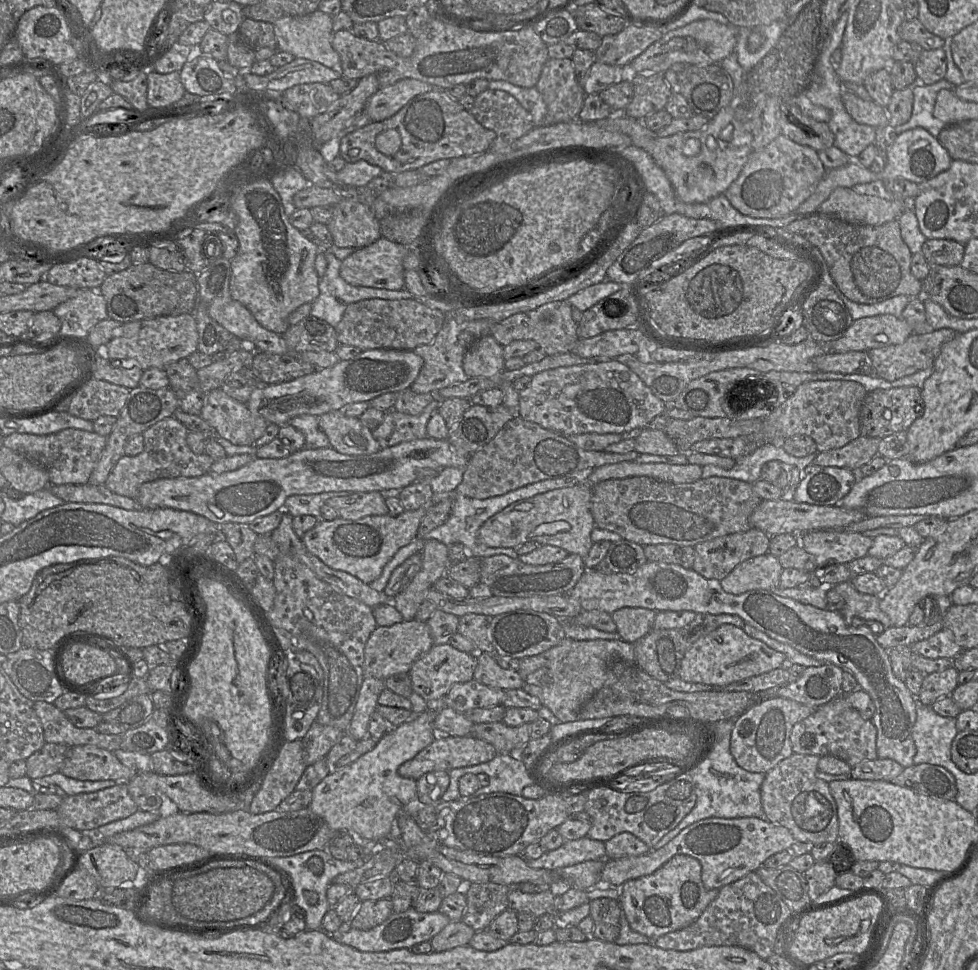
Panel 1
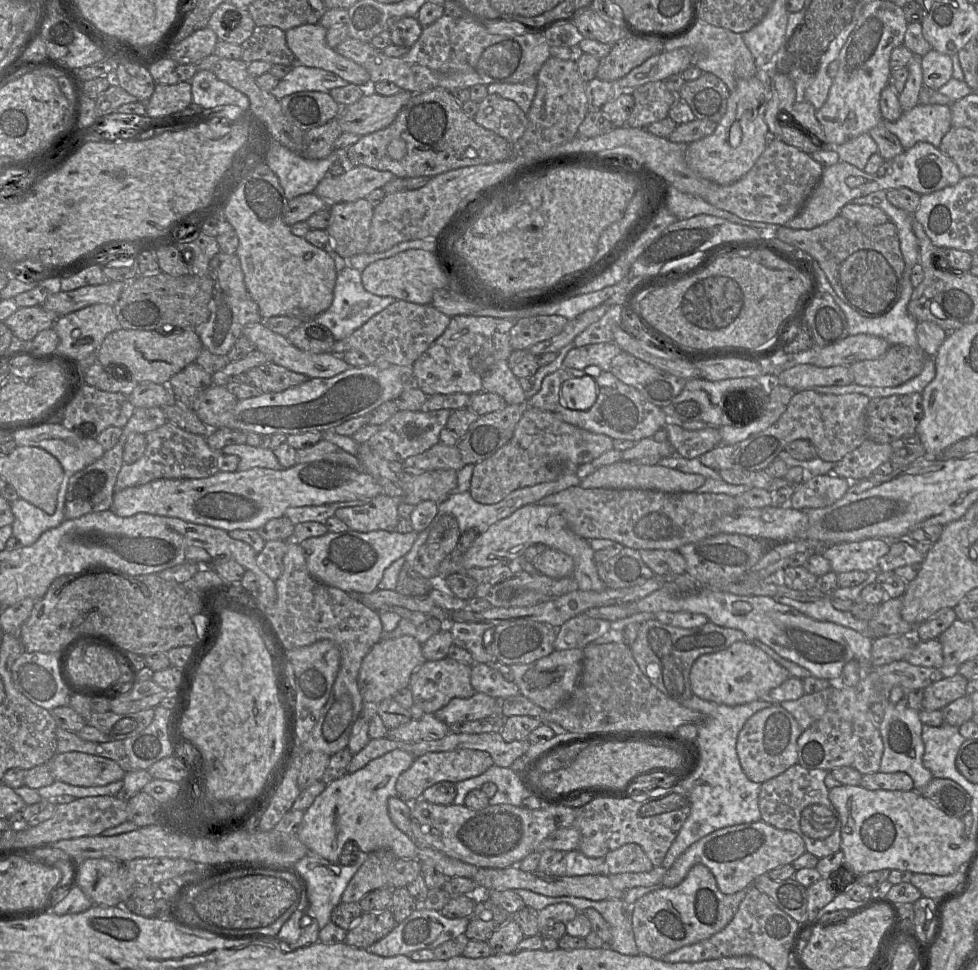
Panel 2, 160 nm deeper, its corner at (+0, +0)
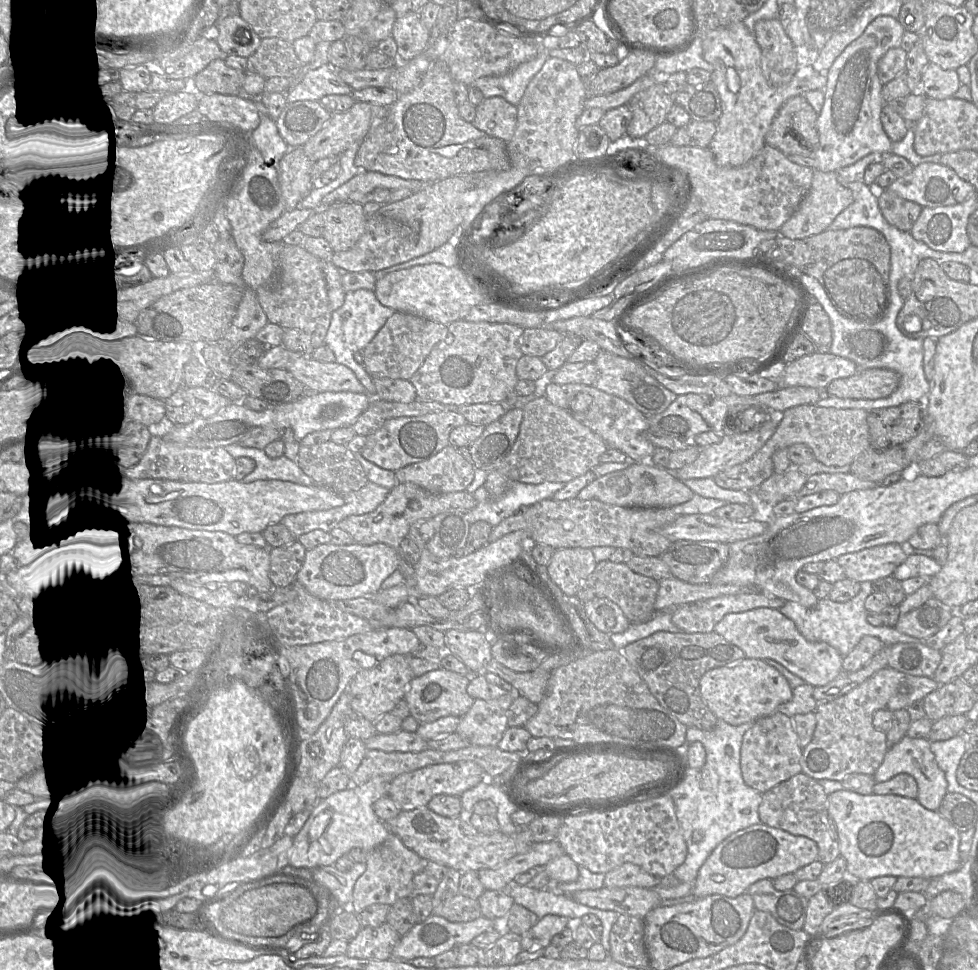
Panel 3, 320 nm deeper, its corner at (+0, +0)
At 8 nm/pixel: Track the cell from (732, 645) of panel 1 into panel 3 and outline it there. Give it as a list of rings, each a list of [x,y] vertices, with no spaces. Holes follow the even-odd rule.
[[[747,658],[707,671],[700,679],[700,694],[710,711],[720,720],[738,726],[754,723],[773,714],[780,704],[792,699],[787,679],[763,659]]]

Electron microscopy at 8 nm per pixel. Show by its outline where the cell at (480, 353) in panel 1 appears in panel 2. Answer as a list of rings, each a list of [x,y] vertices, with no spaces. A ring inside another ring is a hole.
[[[508,360],[496,362],[483,376],[484,391],[500,395],[507,405],[521,404],[526,401],[526,393],[520,386],[518,378],[509,368]]]

